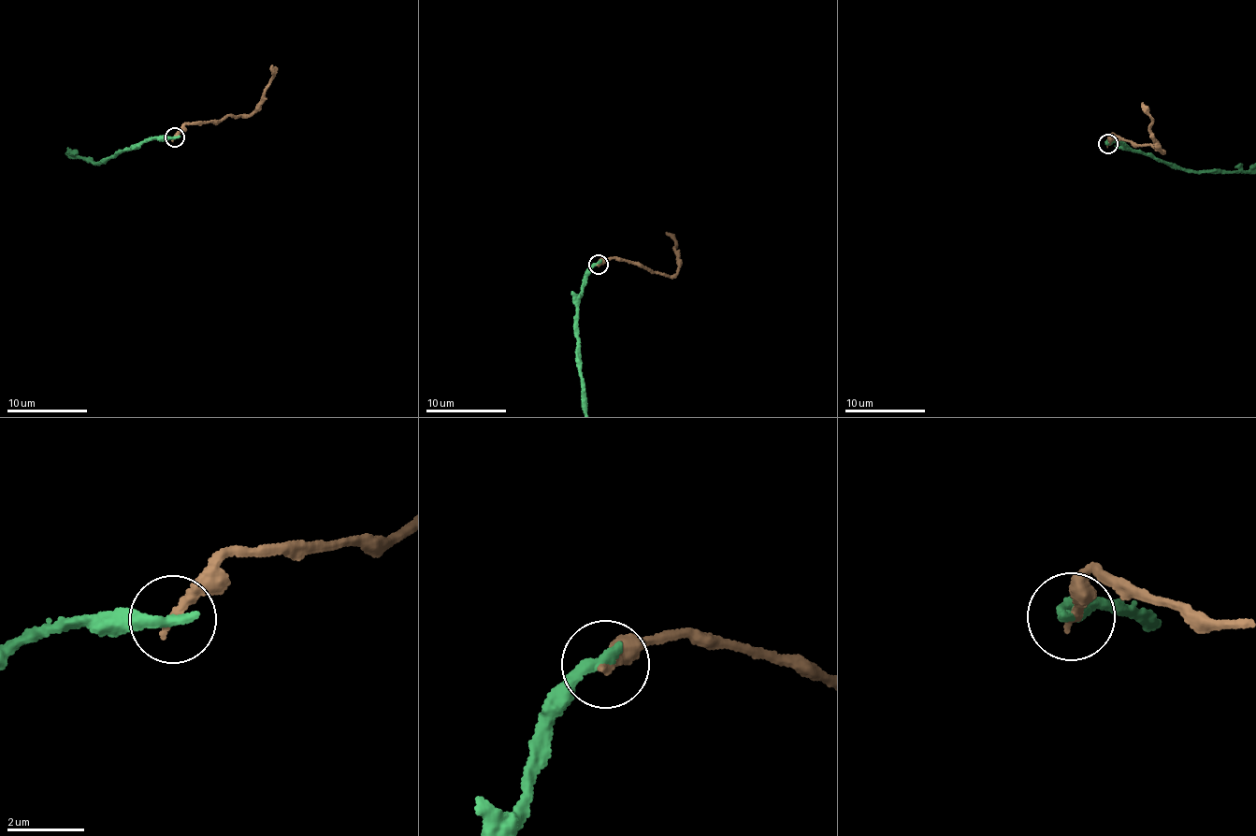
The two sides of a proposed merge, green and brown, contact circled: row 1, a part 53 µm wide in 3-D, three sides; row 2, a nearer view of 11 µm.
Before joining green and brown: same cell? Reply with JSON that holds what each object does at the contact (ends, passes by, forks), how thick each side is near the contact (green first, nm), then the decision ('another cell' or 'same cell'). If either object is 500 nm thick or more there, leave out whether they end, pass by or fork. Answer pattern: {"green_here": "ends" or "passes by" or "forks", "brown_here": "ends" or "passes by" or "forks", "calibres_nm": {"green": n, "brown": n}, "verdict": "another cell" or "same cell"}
{"green_here": "ends", "brown_here": "ends", "calibres_nm": {"green": 320, "brown": 280}, "verdict": "another cell"}

